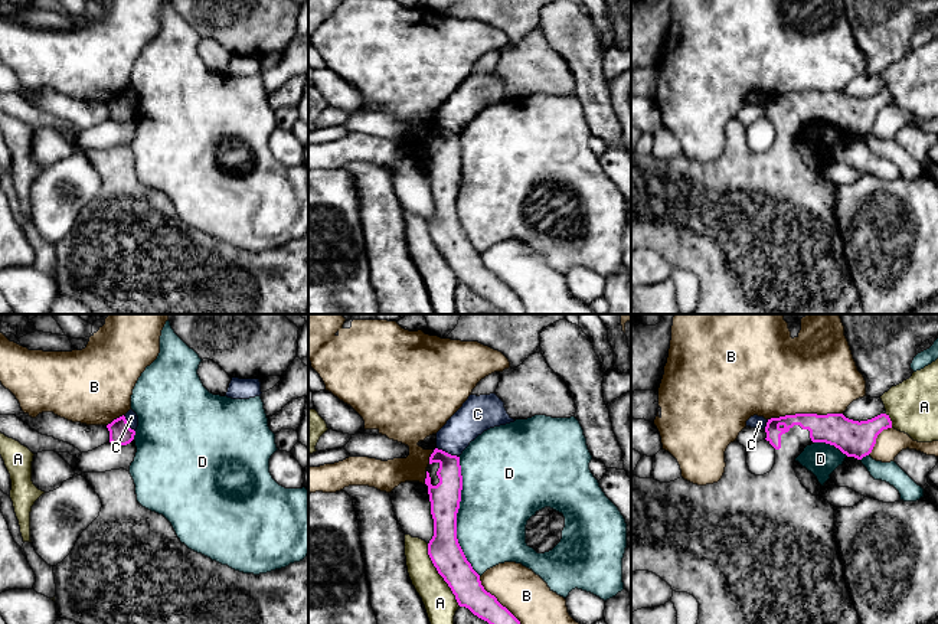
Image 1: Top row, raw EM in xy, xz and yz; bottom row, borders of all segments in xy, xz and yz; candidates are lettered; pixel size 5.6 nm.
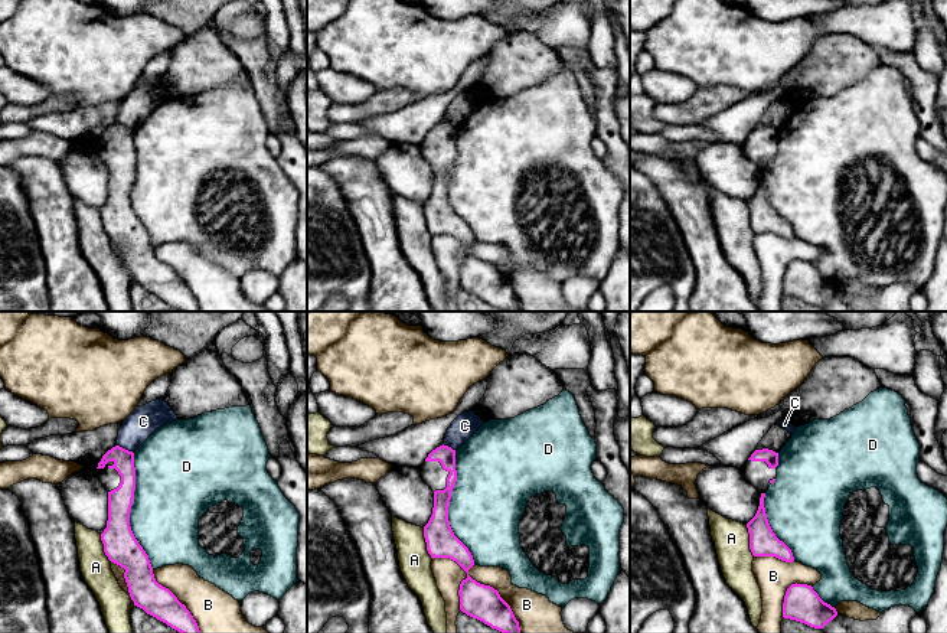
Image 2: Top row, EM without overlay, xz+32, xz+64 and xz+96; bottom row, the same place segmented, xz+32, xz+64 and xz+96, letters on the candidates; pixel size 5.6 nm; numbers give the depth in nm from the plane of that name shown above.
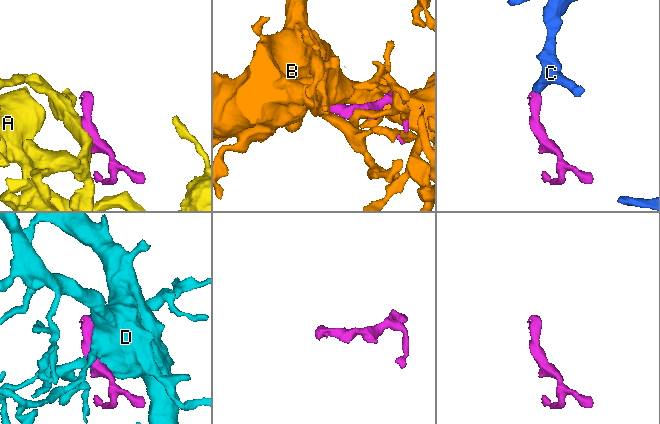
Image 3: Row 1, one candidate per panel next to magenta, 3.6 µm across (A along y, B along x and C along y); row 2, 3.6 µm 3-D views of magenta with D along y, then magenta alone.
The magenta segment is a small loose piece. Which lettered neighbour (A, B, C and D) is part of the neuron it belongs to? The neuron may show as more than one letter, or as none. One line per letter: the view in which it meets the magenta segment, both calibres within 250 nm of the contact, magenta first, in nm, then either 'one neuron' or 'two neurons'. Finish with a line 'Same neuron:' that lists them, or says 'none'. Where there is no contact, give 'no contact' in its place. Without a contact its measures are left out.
A: xz | 180/180 nm | two neurons
B: yz | 180/440 nm | two neurons
C: xz | 170/190 nm | two neurons
D: xz | 180/400 nm | two neurons
Same neuron: none

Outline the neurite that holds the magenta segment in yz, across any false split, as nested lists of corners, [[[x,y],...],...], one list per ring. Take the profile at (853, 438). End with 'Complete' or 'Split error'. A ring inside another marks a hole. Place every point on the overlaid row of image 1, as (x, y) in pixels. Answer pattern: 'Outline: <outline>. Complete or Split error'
Outline: [[[795,414],[780,418],[771,418],[767,422],[767,441],[775,448],[775,464],[772,470],[764,476],[755,476],[749,471],[746,464],[746,448],[738,441],[728,445],[725,451],[725,473],[718,483],[697,486],[683,477],[660,483],[654,478],[631,477],[631,574],[635,571],[648,571],[666,581],[673,591],[687,592],[699,602],[697,624],[859,624],[859,614],[850,598],[847,584],[844,579],[843,563],[840,559],[836,536],[834,536],[834,506],[831,506],[821,496],[813,496],[801,484],[797,477],[794,461],[804,451],[807,445],[814,442],[826,442],[839,448],[847,457],[862,460],[869,455],[876,444],[877,435],[892,428],[889,415],[880,414],[867,421],[853,421],[843,414]]]. Split error

